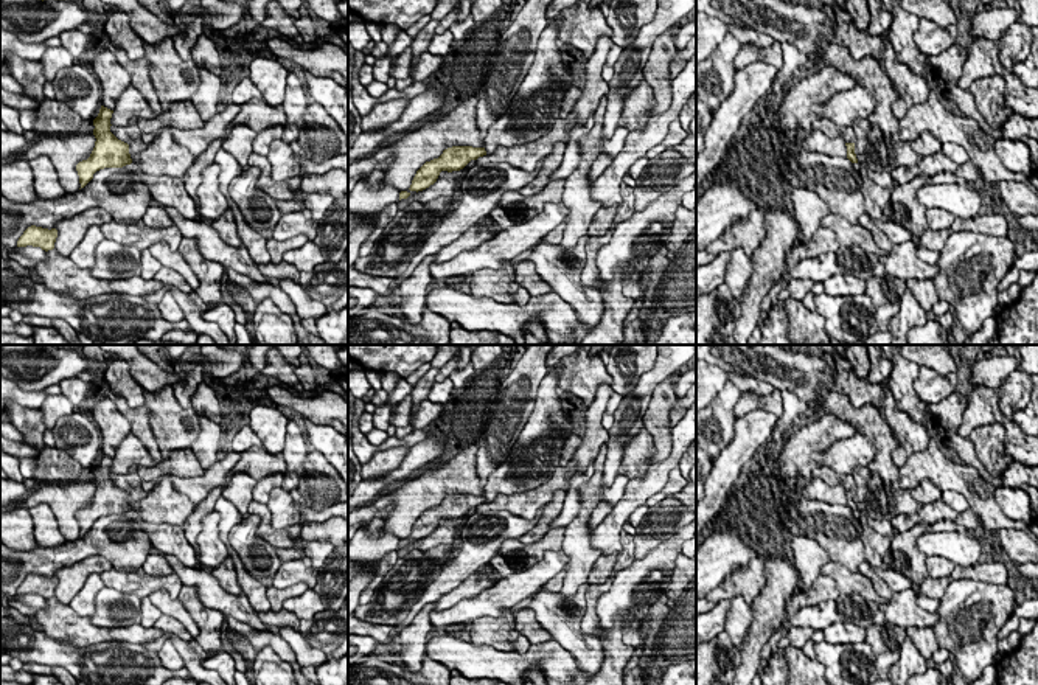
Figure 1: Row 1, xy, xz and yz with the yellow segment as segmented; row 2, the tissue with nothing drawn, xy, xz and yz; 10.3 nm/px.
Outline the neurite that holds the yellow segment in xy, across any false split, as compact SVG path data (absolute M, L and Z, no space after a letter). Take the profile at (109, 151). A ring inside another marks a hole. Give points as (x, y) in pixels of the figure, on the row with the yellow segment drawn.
M101 106L98 116L93 120L95 148L87 160L76 165L81 188L84 188L99 169L123 168L132 163L129 144L110 132L112 113L113 110Z

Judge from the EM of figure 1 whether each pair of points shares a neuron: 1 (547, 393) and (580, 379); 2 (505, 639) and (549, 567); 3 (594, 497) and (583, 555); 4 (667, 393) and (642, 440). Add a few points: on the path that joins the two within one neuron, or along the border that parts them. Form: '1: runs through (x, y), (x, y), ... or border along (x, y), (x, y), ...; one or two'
1: border along (557, 367), (560, 389); two
2: border along (508, 609), (499, 615), (479, 615), (473, 620); two
3: runs through (585, 511), (581, 541); one
4: border along (653, 440), (654, 451), (648, 463); two

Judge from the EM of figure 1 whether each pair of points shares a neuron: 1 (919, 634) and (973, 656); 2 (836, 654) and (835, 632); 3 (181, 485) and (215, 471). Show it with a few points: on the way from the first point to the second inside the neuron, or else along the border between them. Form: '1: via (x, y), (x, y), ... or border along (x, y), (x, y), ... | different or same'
1: border along (931, 628), (940, 646) | different
2: border along (824, 639), (830, 643), (863, 642) | different
3: via (190, 485), (202, 485), (207, 480) | same

